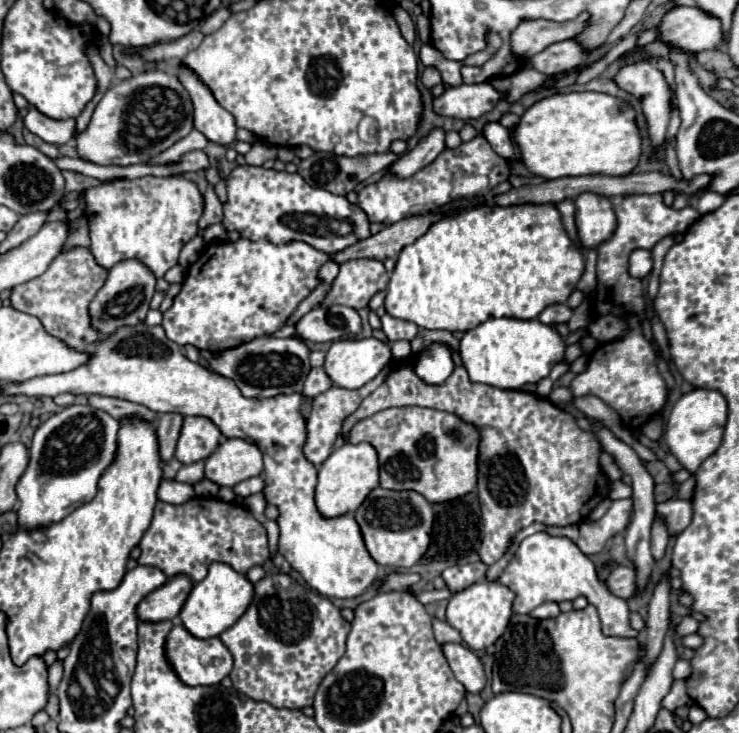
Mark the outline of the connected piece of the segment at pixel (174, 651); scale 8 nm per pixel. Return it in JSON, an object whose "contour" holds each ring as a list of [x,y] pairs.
{"contour":[[[175,624],[167,636],[165,658],[173,672],[179,676],[179,680],[187,686],[215,686],[233,670],[233,656],[219,638],[199,640],[191,636],[181,624]]]}

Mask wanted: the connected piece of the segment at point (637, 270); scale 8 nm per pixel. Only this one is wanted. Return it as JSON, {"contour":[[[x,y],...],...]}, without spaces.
{"contour":[[[633,250],[629,256],[629,274],[633,278],[643,278],[651,272],[653,268],[653,260],[651,260],[651,252],[649,250]]]}

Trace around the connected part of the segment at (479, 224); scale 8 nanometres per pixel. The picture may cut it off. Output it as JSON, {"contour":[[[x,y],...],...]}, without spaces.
{"contour":[[[521,204],[507,208],[473,208],[433,224],[425,236],[401,250],[387,286],[385,310],[425,330],[469,332],[487,318],[535,320],[547,306],[563,304],[575,290],[585,260],[565,232],[553,204]]]}

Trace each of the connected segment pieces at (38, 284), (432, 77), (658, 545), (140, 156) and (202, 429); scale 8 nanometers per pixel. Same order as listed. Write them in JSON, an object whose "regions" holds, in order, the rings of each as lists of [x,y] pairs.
{"regions":[[[[75,246],[59,252],[49,264],[49,268],[35,280],[15,286],[11,290],[9,300],[15,310],[39,318],[47,334],[63,340],[69,348],[83,352],[99,338],[99,332],[91,324],[89,304],[95,298],[95,294],[103,288],[107,276],[109,270],[97,264],[91,250]]],[[[429,66],[429,68],[425,68],[425,72],[423,72],[421,80],[423,80],[423,84],[425,84],[427,88],[433,88],[433,86],[441,84],[441,74],[439,74],[439,70],[437,70],[437,68]]],[[[655,516],[653,528],[651,528],[651,552],[653,552],[655,560],[663,558],[667,542],[669,542],[669,532],[667,532],[665,520],[661,516]]],[[[143,72],[137,76],[131,76],[123,80],[121,84],[111,86],[101,102],[97,104],[93,118],[85,132],[77,136],[77,152],[81,158],[95,162],[95,164],[117,164],[117,166],[129,166],[139,162],[149,162],[155,154],[165,152],[175,142],[185,138],[193,130],[193,104],[189,98],[189,92],[181,84],[181,80],[171,72]]],[[[187,416],[183,420],[181,436],[177,440],[175,458],[183,464],[193,464],[197,460],[213,454],[221,438],[219,428],[203,416]]]]}

